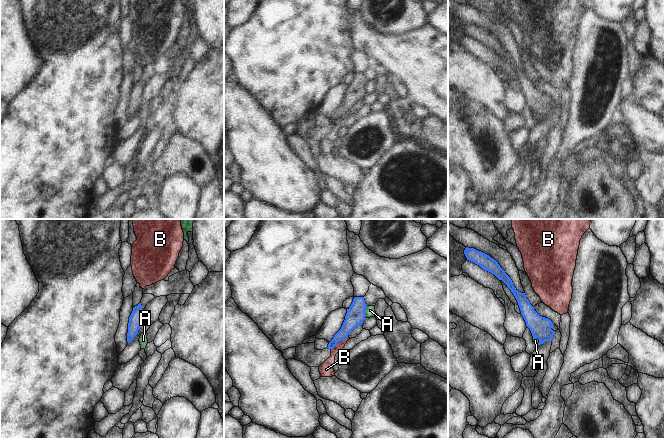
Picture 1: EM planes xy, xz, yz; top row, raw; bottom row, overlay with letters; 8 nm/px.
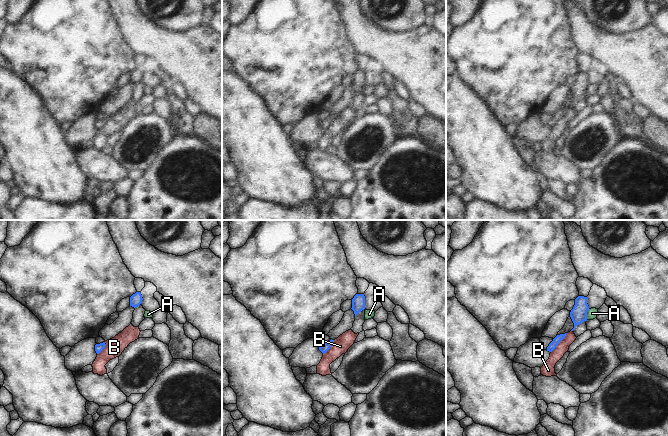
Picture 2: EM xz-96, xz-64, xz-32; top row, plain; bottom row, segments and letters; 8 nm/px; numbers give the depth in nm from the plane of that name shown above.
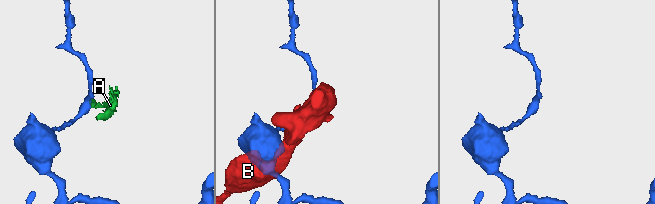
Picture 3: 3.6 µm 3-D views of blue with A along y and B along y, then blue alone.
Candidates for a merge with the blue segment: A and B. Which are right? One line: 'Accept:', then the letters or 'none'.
Accept: none

